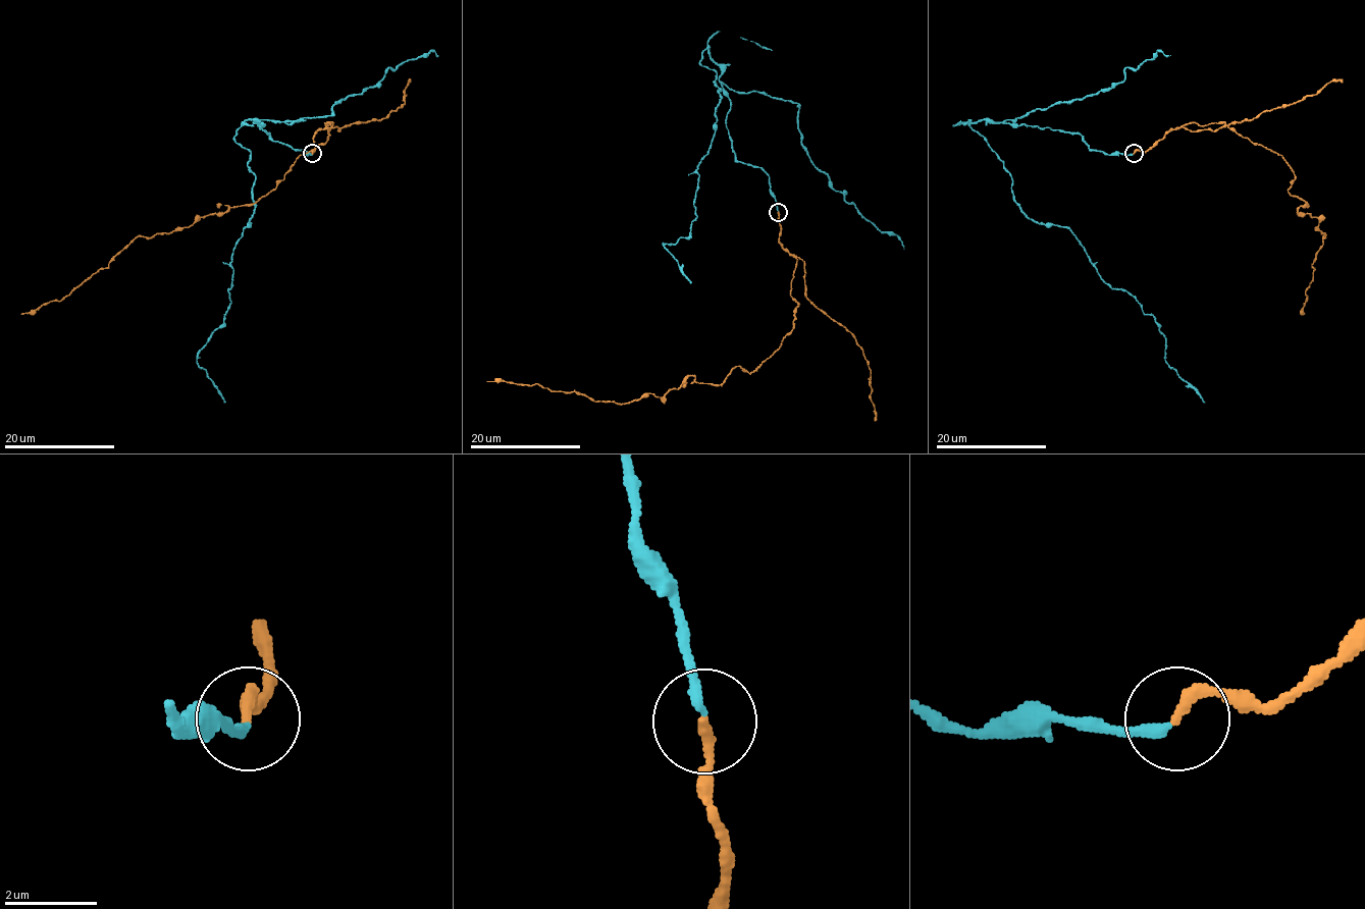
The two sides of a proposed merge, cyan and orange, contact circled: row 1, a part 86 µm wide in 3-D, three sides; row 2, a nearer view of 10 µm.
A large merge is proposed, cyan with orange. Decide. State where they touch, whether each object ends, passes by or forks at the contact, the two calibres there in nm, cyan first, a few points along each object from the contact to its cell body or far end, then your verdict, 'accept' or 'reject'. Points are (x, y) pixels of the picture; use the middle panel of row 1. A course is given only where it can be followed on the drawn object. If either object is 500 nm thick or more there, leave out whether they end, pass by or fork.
(778, 212) | cyan ends | orange ends | 220/260 nm | cyan via (778, 211), (768, 175), (735, 158), (705, 48), (716, 130), (691, 231), (664, 243), (691, 282) | orange via (778, 212), (798, 304), (751, 372), (736, 366), (720, 385), (689, 375), (627, 403), (486, 381) | accept

